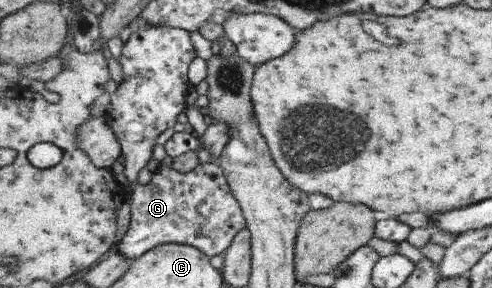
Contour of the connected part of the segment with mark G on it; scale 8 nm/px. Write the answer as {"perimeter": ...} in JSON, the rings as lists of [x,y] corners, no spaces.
{"perimeter":[[[216,163],[200,164],[189,173],[159,165],[148,185],[138,184],[131,199],[132,219],[117,251],[131,261],[161,244],[184,244],[202,250],[209,258],[223,256],[237,233],[248,228],[245,215]]]}

